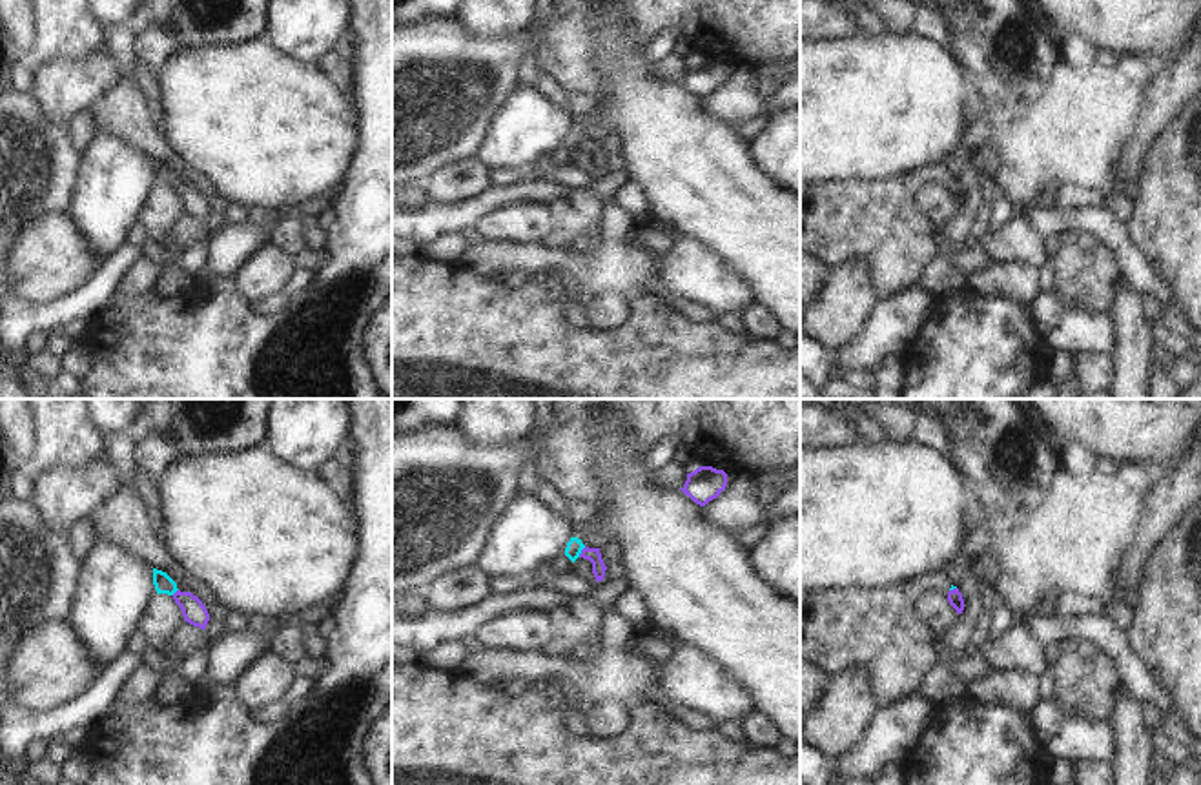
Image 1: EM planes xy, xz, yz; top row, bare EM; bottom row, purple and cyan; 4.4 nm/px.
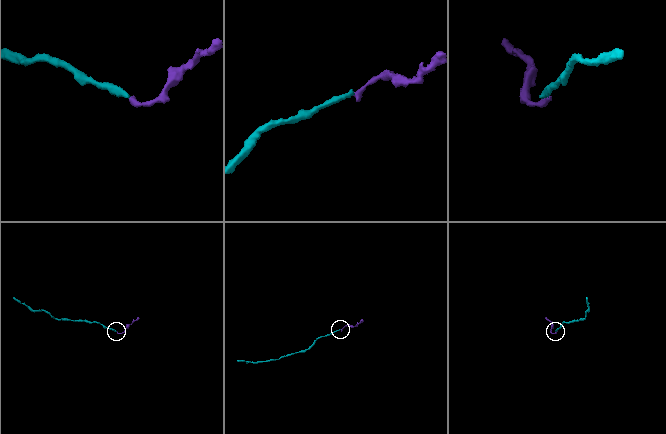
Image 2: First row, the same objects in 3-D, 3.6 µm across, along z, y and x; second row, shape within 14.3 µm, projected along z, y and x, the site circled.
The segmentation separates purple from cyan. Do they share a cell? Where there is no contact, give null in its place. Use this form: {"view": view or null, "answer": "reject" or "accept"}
{"view": "xz", "answer": "accept"}

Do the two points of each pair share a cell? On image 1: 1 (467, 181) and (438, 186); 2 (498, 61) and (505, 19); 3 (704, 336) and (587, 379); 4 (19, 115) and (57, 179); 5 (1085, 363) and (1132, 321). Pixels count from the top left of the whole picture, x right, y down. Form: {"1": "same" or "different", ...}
{"1": "same", "2": "different", "3": "same", "4": "same", "5": "different"}

